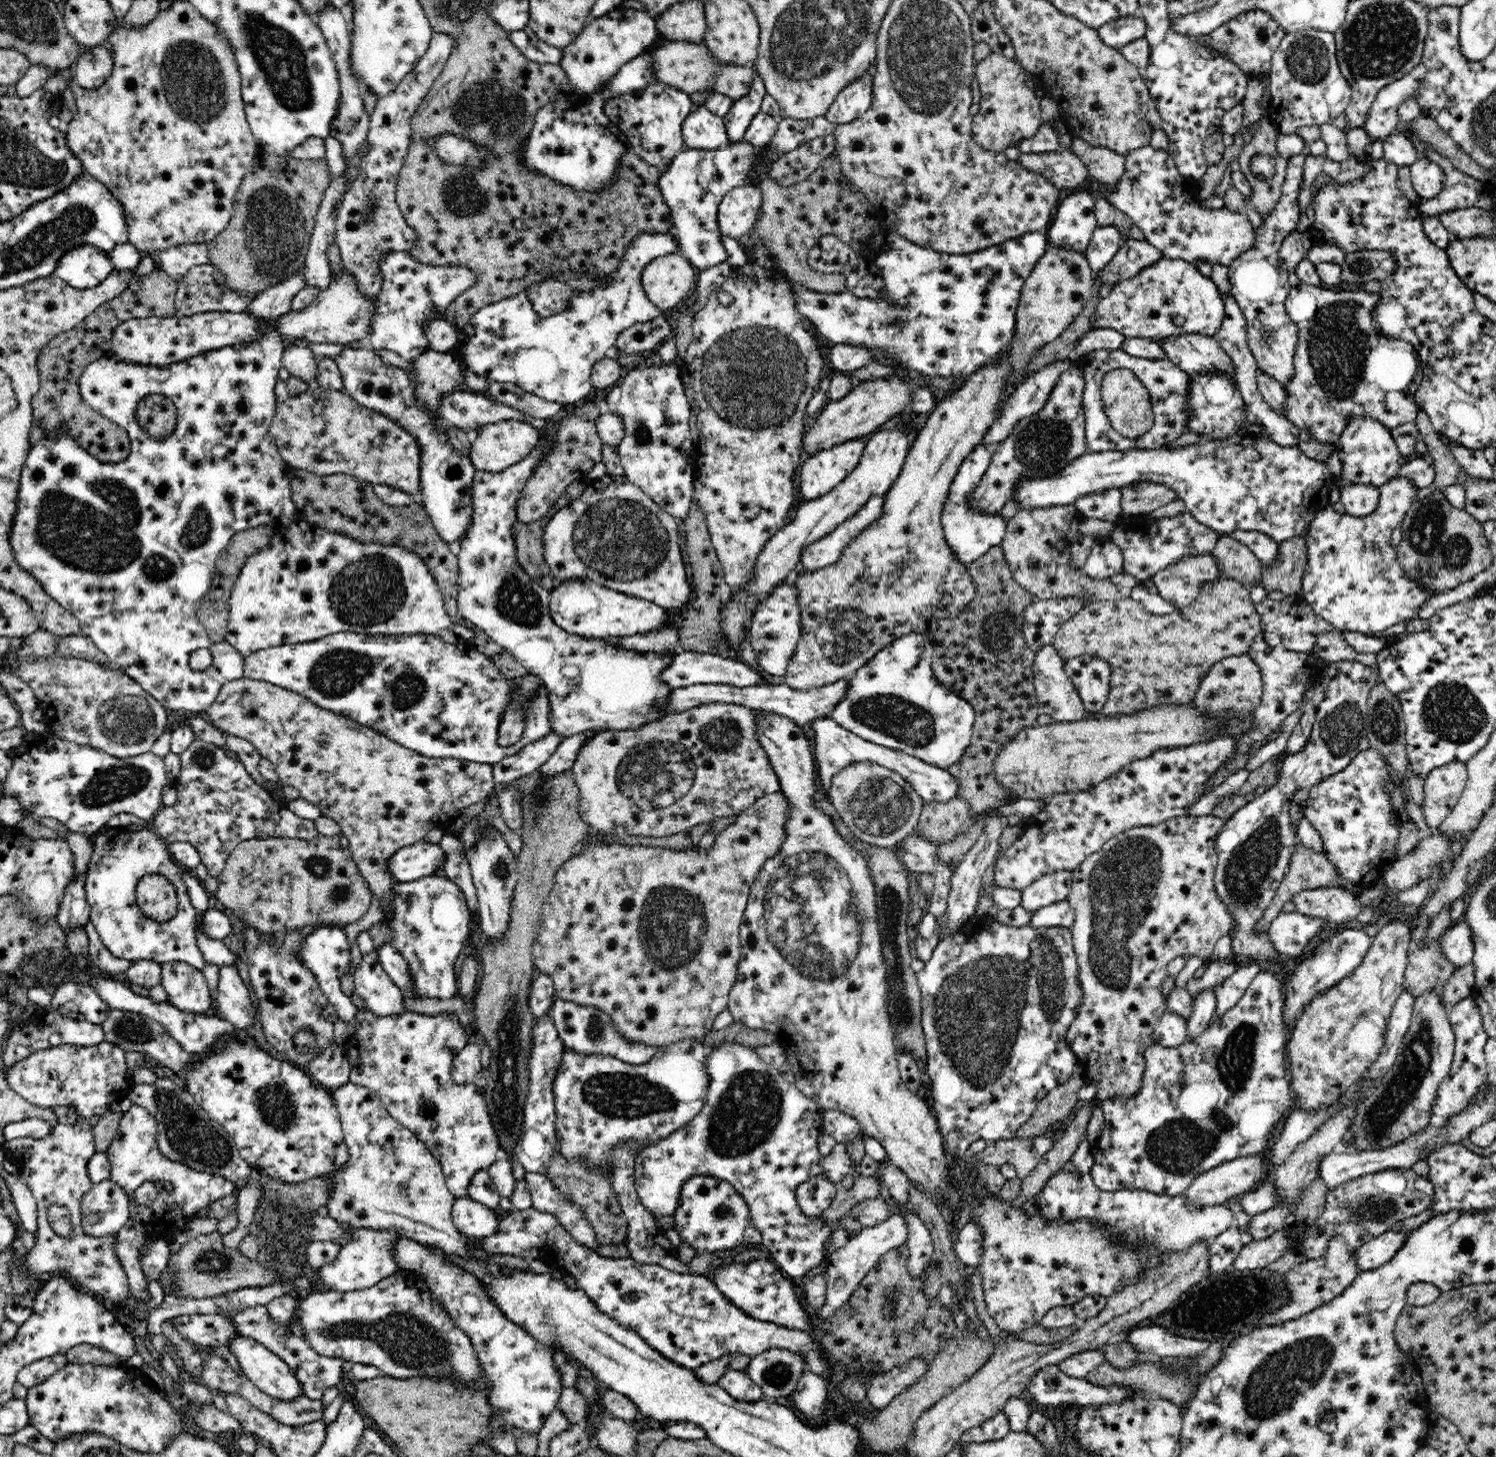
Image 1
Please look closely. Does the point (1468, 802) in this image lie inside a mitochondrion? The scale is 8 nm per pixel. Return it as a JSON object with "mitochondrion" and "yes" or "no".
{"mitochondrion":"no"}

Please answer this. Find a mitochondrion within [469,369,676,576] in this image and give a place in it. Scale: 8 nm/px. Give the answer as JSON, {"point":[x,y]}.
{"point":[640,433]}

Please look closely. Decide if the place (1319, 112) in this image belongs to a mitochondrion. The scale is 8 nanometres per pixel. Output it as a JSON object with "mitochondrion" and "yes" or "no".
{"mitochondrion":"no"}

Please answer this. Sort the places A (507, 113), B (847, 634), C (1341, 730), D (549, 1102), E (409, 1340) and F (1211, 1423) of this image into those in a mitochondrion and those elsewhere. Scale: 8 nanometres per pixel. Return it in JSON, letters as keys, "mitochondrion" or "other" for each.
{"A":"mitochondrion","B":"mitochondrion","C":"mitochondrion","D":"other","E":"mitochondrion","F":"other"}

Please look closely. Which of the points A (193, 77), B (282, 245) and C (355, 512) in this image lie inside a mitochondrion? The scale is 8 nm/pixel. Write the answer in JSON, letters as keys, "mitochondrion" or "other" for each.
{"A":"mitochondrion","B":"mitochondrion","C":"other"}

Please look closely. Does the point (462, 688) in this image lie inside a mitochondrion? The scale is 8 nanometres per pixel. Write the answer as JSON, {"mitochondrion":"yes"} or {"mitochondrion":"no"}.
{"mitochondrion":"no"}

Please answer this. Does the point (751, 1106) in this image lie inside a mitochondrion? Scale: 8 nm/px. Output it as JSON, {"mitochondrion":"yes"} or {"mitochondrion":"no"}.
{"mitochondrion":"yes"}

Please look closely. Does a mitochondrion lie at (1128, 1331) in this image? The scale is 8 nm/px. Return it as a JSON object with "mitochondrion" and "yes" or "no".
{"mitochondrion":"no"}

